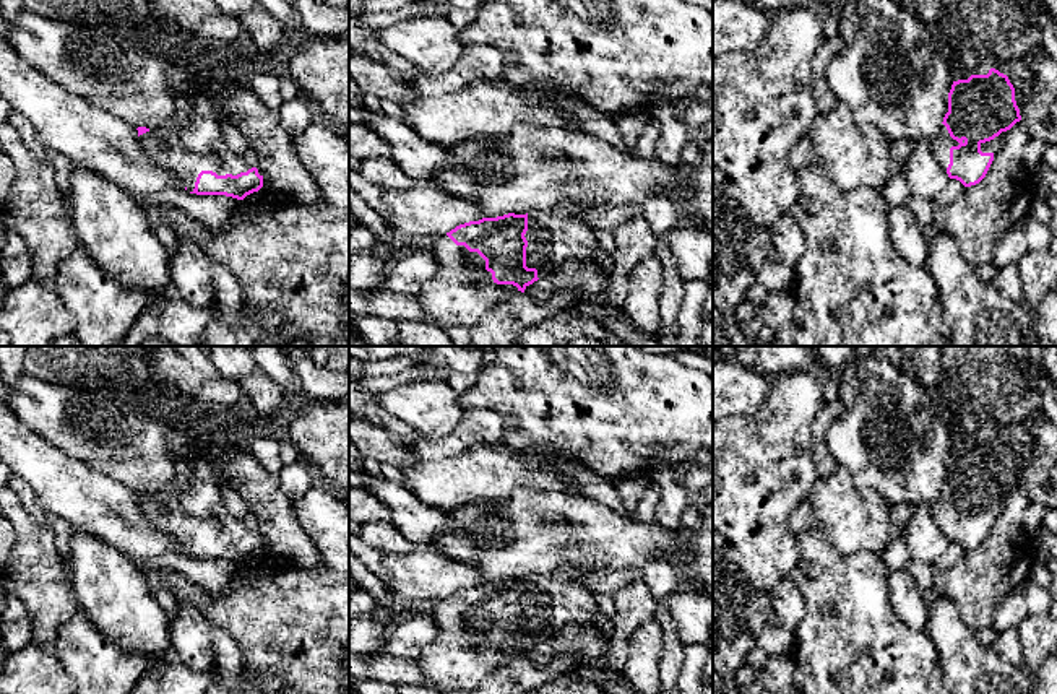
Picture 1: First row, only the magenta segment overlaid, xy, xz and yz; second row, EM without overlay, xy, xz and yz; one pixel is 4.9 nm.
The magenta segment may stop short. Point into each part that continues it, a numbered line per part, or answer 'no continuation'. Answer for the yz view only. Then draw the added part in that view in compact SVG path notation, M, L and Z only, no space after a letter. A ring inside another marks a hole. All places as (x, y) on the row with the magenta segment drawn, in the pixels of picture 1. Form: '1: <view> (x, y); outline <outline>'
1: yz (1018, 70); outline M1029 49L1028 52L1023 52L1021 55L1010 60L982 60L974 68L960 70L960 73L955 76L955 81L968 80L971 75L987 75L990 68L999 70L1000 73L1008 76L1010 83L1015 88L1015 101L1023 119L1034 88L1034 52L1034 49Z
2: yz (942, 143); outline M943 124L938 135L934 140L930 140L930 146L937 156L937 161L945 171L950 164L950 148L958 145L960 143L950 137Z

